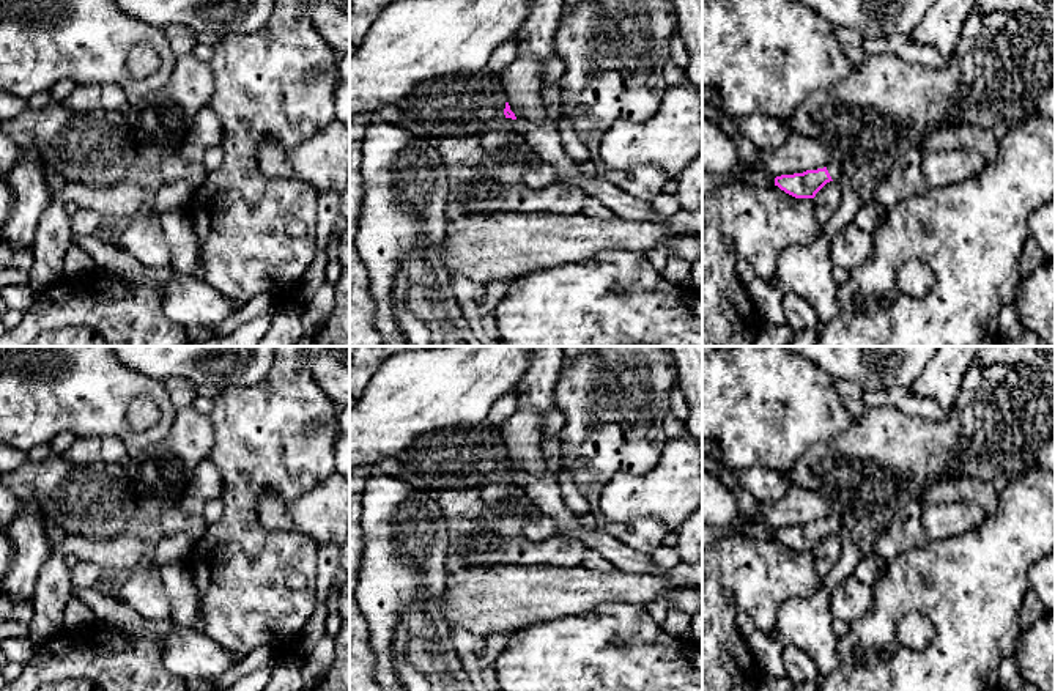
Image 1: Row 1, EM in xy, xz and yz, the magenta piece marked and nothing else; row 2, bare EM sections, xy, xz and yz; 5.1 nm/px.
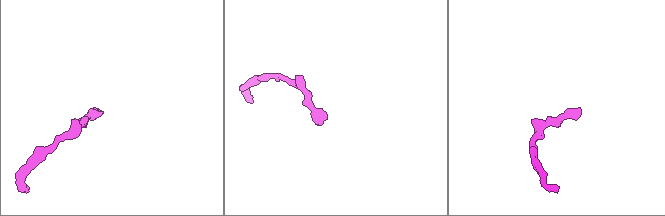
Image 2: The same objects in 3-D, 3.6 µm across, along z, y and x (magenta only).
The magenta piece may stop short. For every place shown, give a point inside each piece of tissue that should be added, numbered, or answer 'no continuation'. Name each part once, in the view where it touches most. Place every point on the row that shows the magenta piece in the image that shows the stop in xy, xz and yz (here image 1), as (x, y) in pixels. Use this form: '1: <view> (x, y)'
1: yz (835, 166)

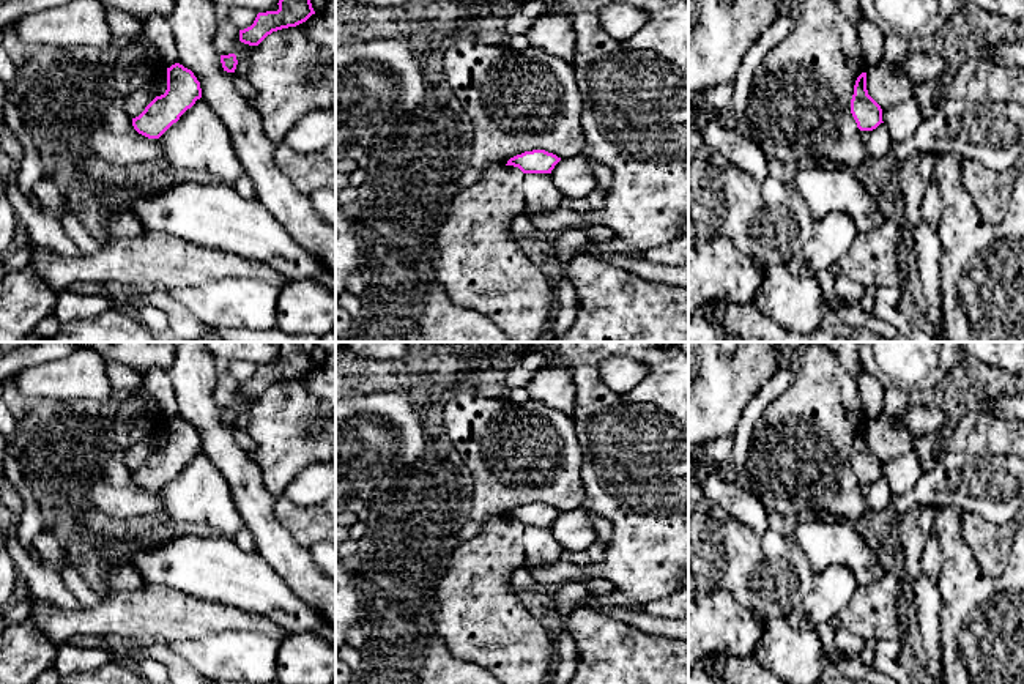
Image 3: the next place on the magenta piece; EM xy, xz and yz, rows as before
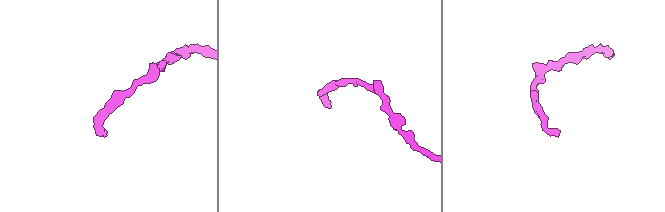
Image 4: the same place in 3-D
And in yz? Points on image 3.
no continuation

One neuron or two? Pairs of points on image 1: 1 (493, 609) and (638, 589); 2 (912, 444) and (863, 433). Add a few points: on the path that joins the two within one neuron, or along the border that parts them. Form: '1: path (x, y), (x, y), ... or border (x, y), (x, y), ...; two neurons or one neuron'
1: path (529, 594), (602, 589); one neuron
2: path (899, 444), (876, 444); one neuron

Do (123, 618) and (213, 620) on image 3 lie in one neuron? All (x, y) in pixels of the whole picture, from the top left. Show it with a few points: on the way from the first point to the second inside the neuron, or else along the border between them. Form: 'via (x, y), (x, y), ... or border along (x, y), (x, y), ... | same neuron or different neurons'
via (145, 618), (191, 618) | same neuron

